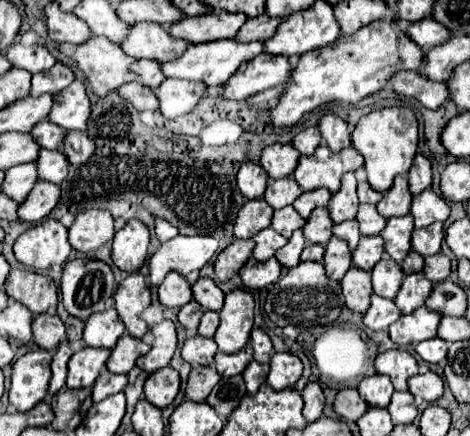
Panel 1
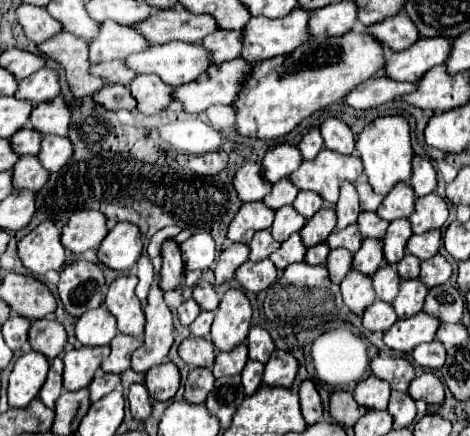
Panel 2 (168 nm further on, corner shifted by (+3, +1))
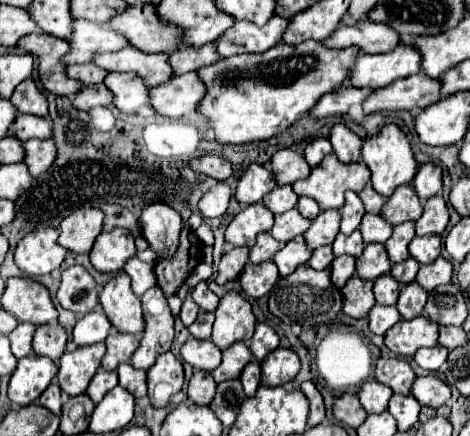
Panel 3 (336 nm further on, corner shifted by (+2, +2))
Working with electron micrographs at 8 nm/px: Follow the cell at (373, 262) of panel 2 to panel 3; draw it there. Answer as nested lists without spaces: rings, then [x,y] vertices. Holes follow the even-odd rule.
[[[367,244],[363,254],[357,258],[357,276],[365,280],[375,280],[381,274],[387,274],[389,268],[391,262],[383,244]]]

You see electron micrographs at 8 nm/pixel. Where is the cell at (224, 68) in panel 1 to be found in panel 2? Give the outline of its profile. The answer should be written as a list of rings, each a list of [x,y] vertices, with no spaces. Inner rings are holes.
[[[166,43],[150,45],[136,55],[128,55],[126,65],[136,73],[156,73],[164,83],[176,89],[206,71],[210,59],[208,51],[200,45]]]

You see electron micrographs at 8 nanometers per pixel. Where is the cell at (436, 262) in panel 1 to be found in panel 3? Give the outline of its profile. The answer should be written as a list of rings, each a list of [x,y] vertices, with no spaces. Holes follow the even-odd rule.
[[[439,256],[435,262],[431,262],[427,266],[421,266],[421,270],[419,270],[415,280],[427,292],[435,290],[441,284],[449,284],[451,282],[451,262],[445,260],[443,256]]]

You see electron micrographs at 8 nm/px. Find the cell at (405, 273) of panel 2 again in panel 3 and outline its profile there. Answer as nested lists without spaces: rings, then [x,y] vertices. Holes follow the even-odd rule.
[[[409,256],[409,258],[407,258],[407,260],[403,260],[401,264],[395,264],[395,266],[393,266],[391,276],[393,276],[393,278],[397,278],[397,282],[399,282],[399,284],[409,284],[409,282],[413,282],[413,280],[415,280],[417,270],[419,270],[417,260],[413,260],[413,258]]]

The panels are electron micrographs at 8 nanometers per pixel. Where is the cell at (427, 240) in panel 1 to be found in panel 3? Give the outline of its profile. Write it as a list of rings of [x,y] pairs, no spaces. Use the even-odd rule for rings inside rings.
[[[427,234],[427,236],[415,236],[409,242],[409,254],[419,264],[431,264],[441,254],[441,236],[439,234]]]

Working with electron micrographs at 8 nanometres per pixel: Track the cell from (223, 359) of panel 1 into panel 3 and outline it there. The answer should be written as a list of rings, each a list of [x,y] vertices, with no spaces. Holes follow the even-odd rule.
[[[237,342],[237,344],[229,346],[227,350],[223,350],[221,366],[217,366],[217,370],[211,372],[215,382],[239,378],[239,374],[251,362],[251,358],[253,358],[253,354],[251,354],[251,350],[243,342]]]

